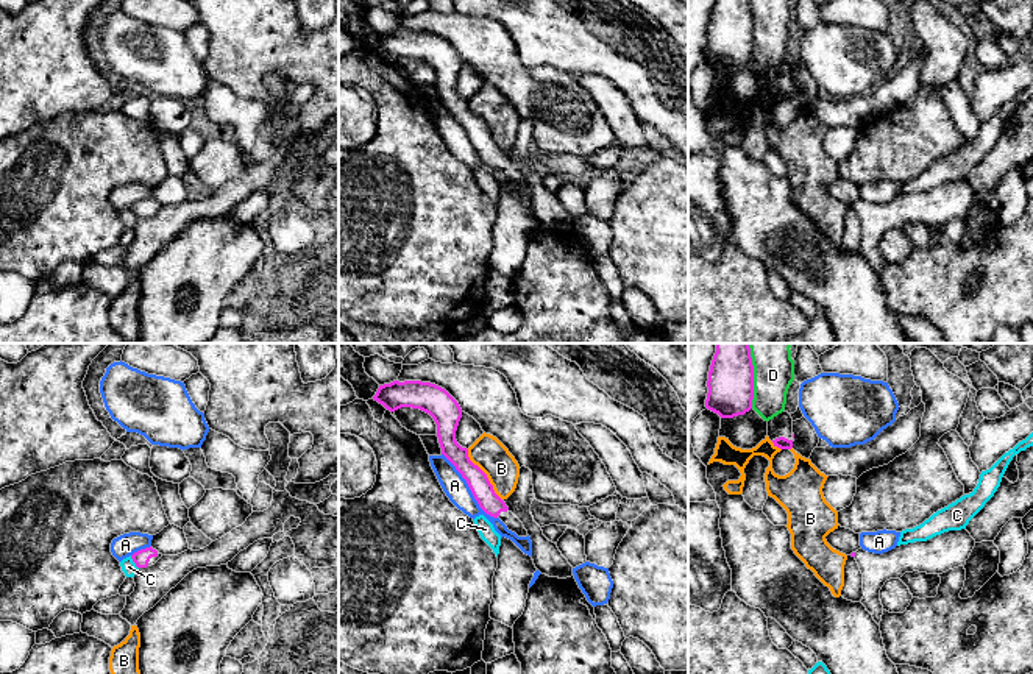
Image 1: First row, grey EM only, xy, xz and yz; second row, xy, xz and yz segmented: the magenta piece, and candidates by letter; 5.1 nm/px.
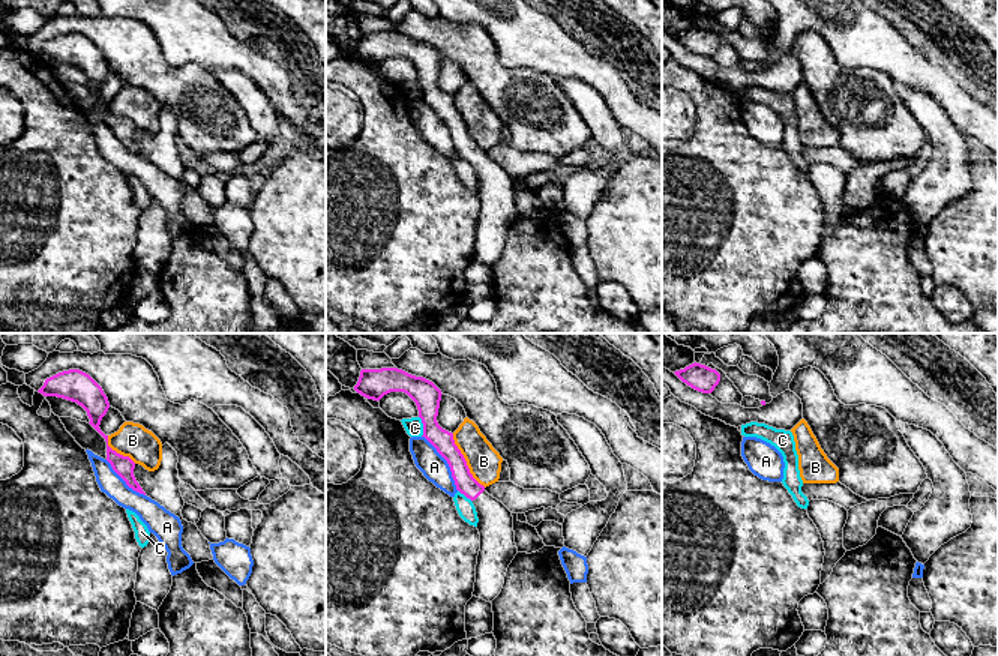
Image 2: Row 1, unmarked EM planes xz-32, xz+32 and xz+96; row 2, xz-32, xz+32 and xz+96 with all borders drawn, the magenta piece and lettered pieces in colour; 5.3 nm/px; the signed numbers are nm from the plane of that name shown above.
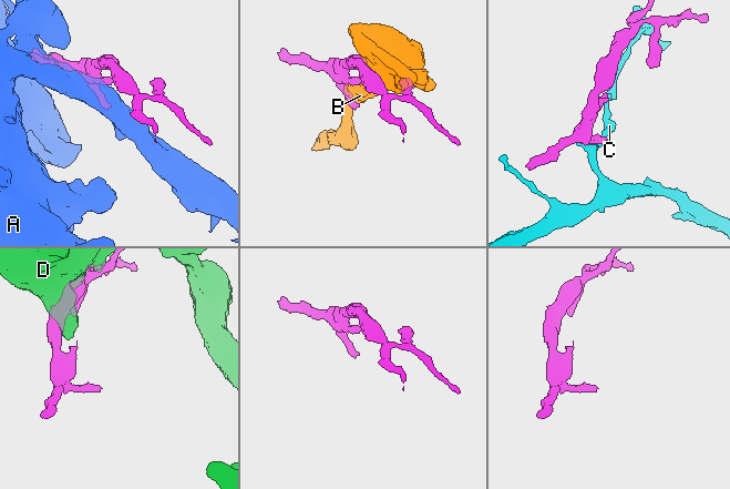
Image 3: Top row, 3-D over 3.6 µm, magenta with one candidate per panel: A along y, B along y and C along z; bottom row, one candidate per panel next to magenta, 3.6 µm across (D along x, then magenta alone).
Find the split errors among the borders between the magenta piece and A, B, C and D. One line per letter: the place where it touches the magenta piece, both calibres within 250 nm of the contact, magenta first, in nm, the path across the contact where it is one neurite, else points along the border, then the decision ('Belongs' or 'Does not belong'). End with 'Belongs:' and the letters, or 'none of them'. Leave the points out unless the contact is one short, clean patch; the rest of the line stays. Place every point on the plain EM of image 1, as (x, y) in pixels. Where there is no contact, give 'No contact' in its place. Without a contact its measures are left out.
A: Touches magenta at xz (470, 139). Thickness 110 nm (magenta) against 120 nm. Does not belong
B: Touches magenta at xz (486, 125). Thickness 110 nm (magenta) against 170 nm. Does not belong
C: Touches magenta at xy (133, 211). Thickness 80 nm (magenta) against 80 nm. Boundary: xy (130, 206), (138, 219). Does not belong
D: Touches magenta at yz (752, 30). Thickness 240 nm (magenta) against 200 nm. Does not belong
Belongs: none of them

